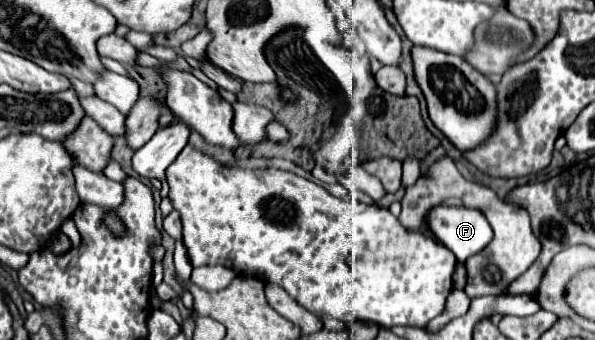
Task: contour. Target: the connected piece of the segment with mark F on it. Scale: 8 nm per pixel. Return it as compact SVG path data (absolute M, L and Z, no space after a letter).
M437 206L429 216L433 234L457 256L459 262L479 254L479 250L483 250L493 238L493 230L479 210Z

